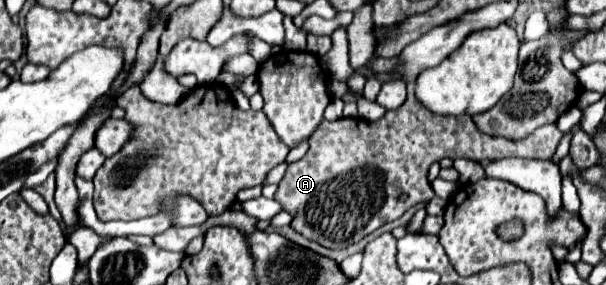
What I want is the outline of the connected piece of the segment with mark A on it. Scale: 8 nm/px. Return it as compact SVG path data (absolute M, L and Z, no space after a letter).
M410 84L406 102L404 102L400 108L396 108L396 110L388 110L382 120L376 120L375 122L368 122L368 120L362 120L362 118L338 118L336 122L322 120L322 124L318 126L318 130L316 130L314 136L310 138L310 148L308 148L308 152L304 154L304 158L300 158L298 162L288 164L286 174L284 174L282 182L278 184L278 190L276 190L276 196L274 196L274 198L276 198L276 200L284 206L284 210L292 216L290 226L292 226L296 232L300 232L302 236L306 236L306 238L310 238L310 240L314 240L314 242L318 242L318 244L322 244L322 246L326 246L326 248L344 248L344 246L348 246L348 244L360 242L366 234L374 232L374 230L380 228L384 222L392 222L392 220L400 218L410 206L416 206L416 204L420 204L420 202L422 202L422 204L430 202L430 200L436 196L436 194L432 194L432 186L430 186L430 182L428 182L428 178L426 178L426 176L428 176L428 168L430 168L432 162L442 160L442 158L446 158L446 156L450 156L450 158L472 156L472 160L500 160L500 158L508 158L508 156L518 156L518 158L552 158L554 152L556 152L556 146L558 146L560 138L562 138L562 132L558 130L556 124L552 124L552 126L540 126L540 130L534 130L528 138L522 138L522 140L516 140L516 142L510 142L510 140L506 140L506 138L494 138L494 136L482 134L482 132L476 128L476 124L472 122L472 118L466 116L466 114L462 114L462 116L438 116L438 114L428 112L428 110L416 100L414 88L412 88L412 84Z

